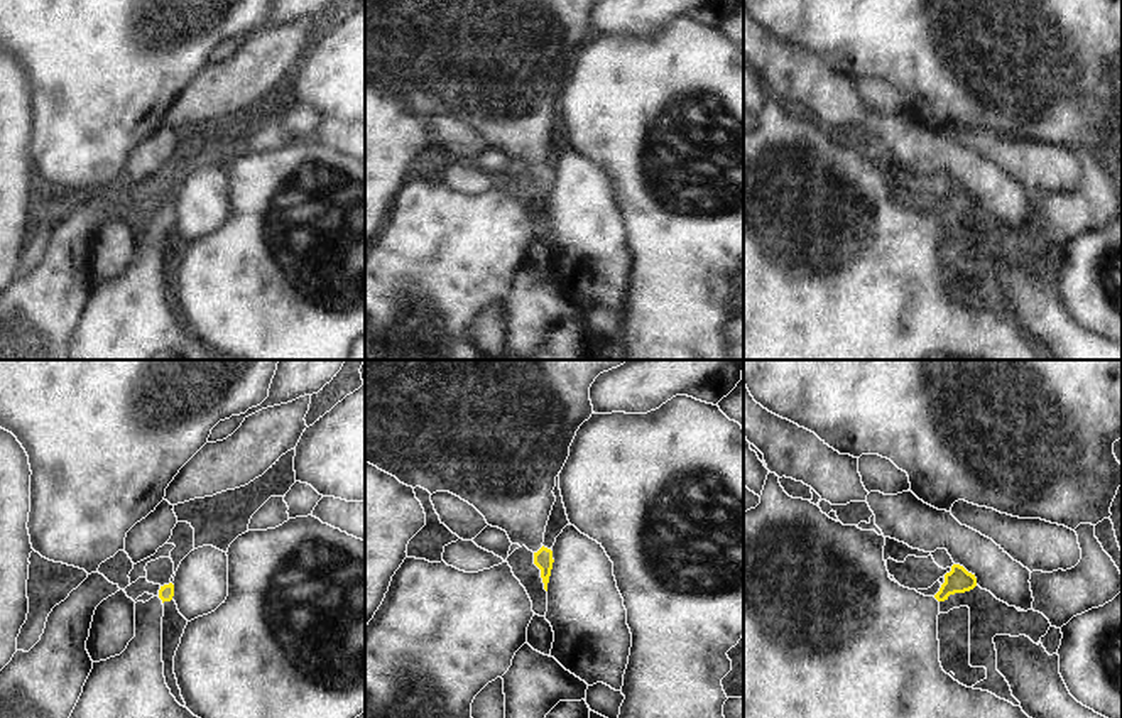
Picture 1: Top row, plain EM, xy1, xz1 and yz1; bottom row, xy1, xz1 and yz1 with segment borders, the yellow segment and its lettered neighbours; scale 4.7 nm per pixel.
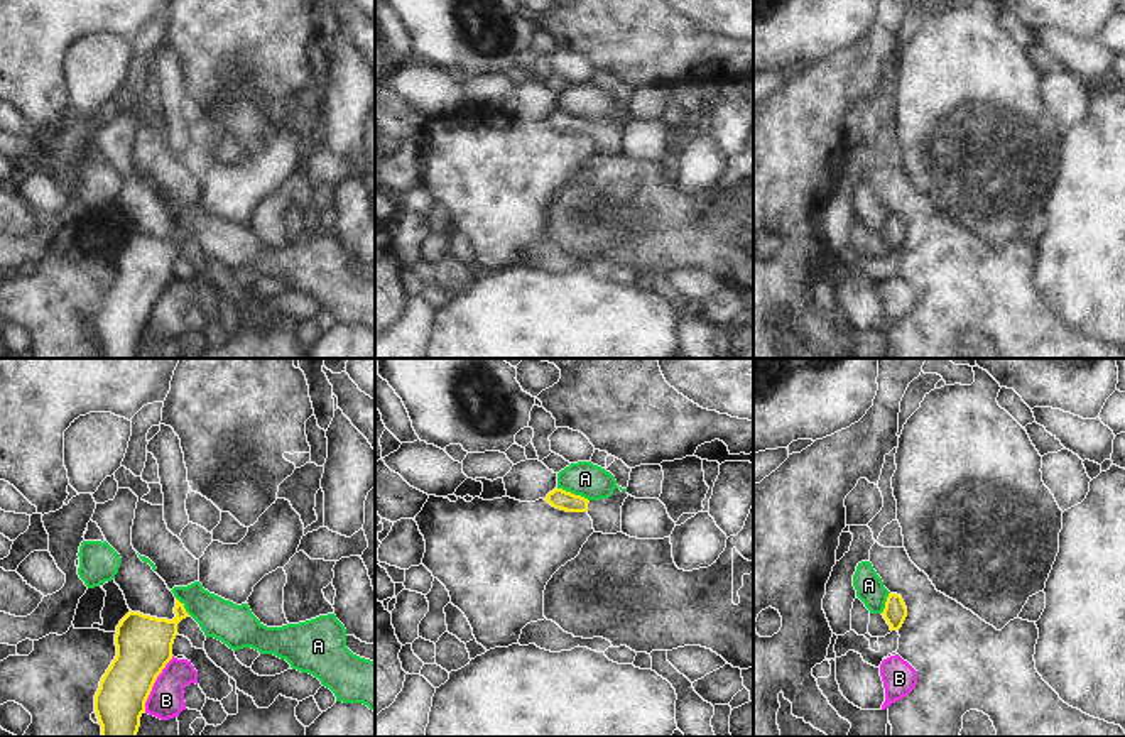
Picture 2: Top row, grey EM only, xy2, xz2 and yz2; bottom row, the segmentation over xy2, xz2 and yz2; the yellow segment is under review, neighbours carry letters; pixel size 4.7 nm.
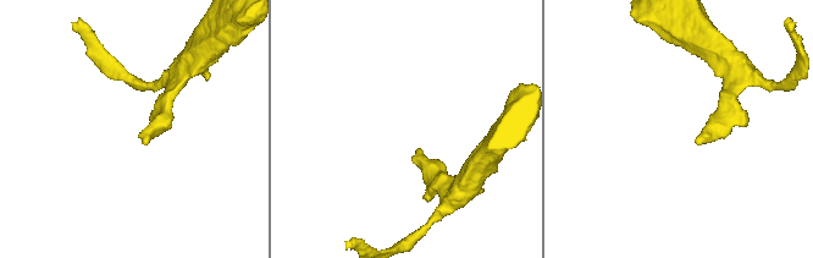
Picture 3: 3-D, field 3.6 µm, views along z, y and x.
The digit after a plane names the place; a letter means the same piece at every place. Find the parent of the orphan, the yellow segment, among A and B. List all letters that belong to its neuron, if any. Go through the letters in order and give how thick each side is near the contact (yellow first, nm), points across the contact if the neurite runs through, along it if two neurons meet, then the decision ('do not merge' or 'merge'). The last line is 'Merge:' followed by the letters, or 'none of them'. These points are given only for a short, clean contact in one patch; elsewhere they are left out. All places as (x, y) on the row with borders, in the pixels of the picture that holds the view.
A: 90/160 nm | along xz2 (558, 487), (580, 494), (588, 501) | do not merge
B: 280/170 nm | do not merge
Merge: none of them

